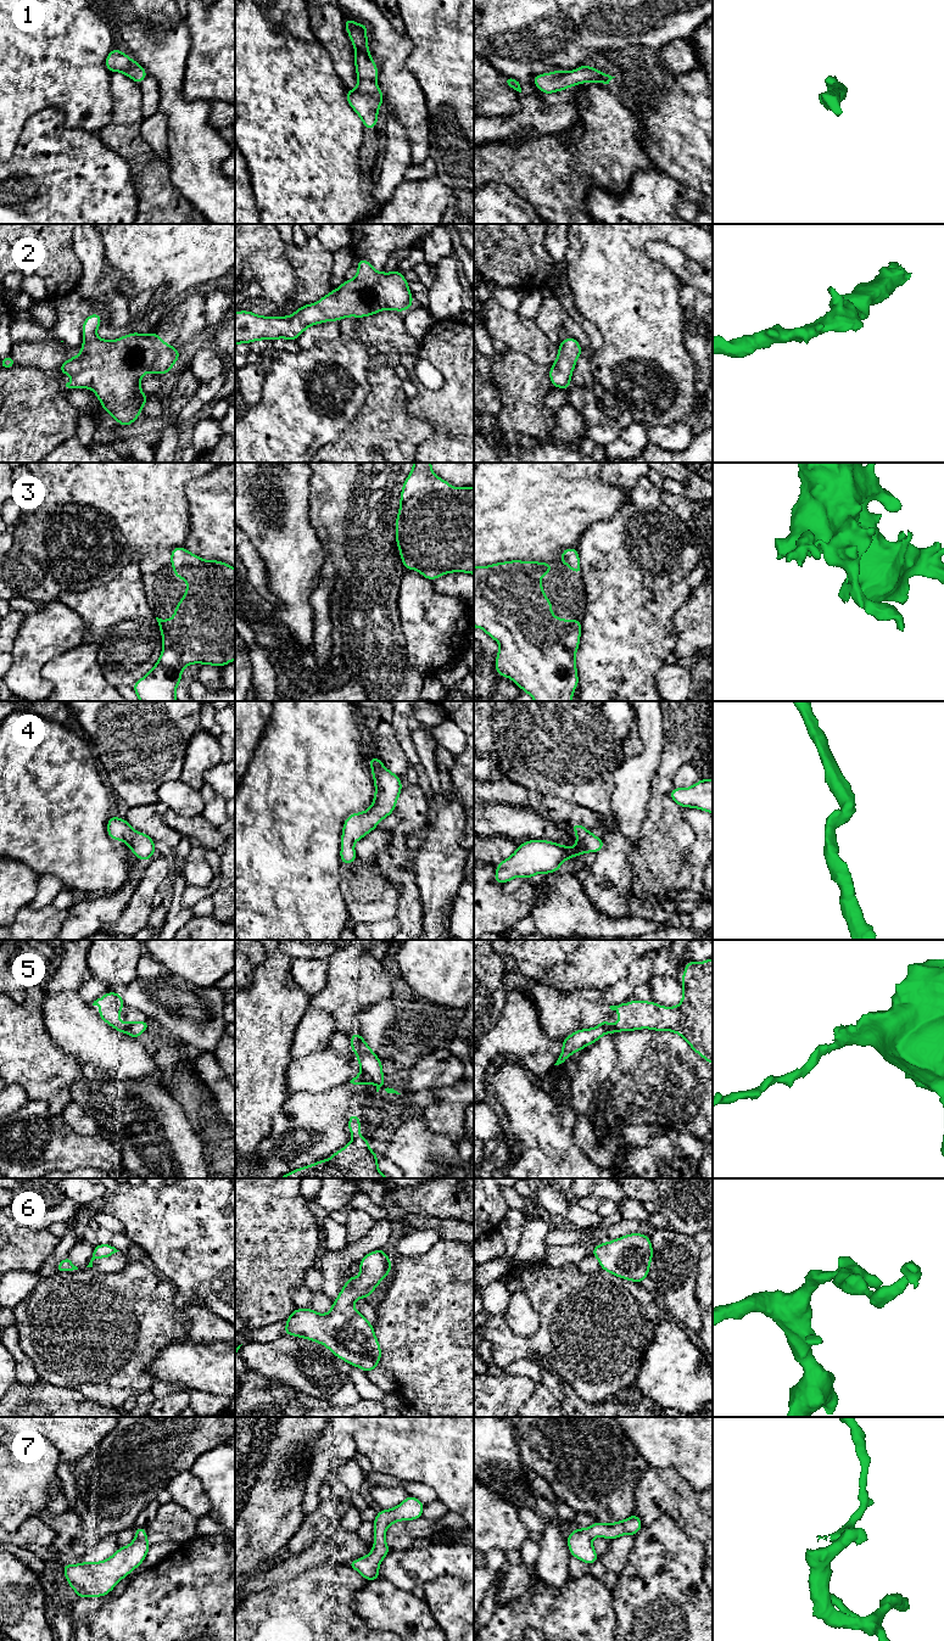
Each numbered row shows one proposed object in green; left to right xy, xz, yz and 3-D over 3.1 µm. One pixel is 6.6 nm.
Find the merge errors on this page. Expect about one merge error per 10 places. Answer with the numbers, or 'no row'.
5

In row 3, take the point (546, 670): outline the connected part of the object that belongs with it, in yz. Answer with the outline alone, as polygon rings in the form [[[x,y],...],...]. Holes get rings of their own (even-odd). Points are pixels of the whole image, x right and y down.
[[[519,561],[496,562],[485,567],[474,566],[474,627],[482,628],[501,644],[496,655],[496,672],[509,677],[535,701],[572,701],[579,685],[575,654],[581,635],[581,620],[562,620],[552,615],[552,601],[543,593],[541,576],[552,572],[551,562]]]

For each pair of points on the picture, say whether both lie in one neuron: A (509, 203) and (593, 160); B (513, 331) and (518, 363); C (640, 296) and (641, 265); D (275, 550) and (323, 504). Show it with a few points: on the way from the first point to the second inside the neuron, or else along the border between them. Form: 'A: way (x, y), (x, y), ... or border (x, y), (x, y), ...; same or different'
A: border (496, 181), (509, 186), (536, 211); different
B: border (510, 349), (518, 351), (542, 365); different
C: way (640, 289), (640, 273); same
D: border (309, 488), (309, 522), (322, 543); different

